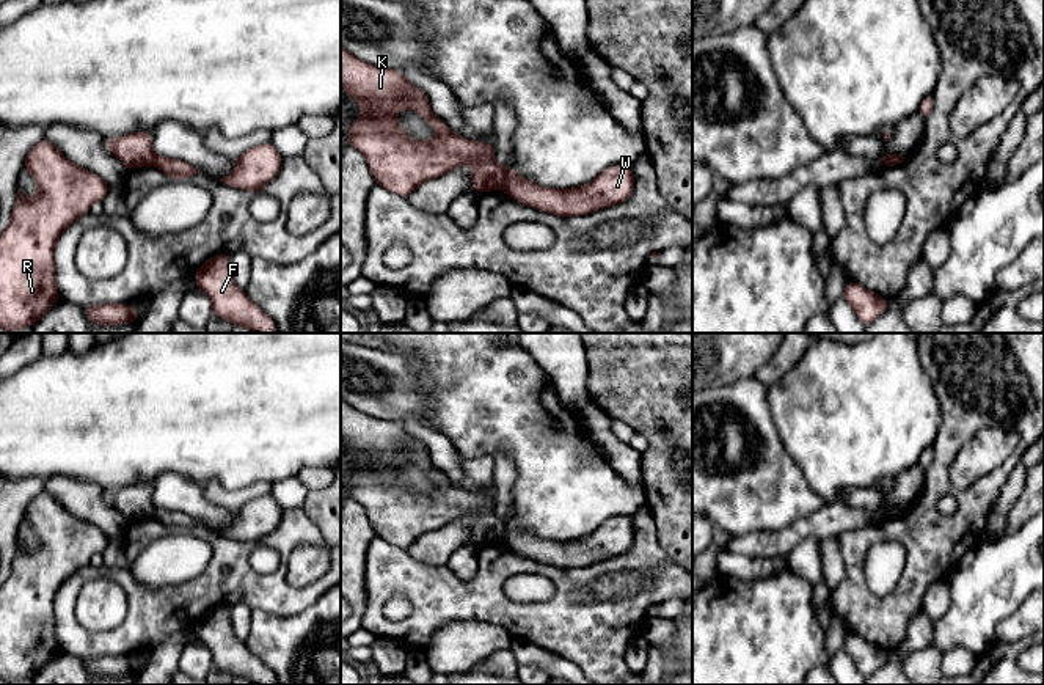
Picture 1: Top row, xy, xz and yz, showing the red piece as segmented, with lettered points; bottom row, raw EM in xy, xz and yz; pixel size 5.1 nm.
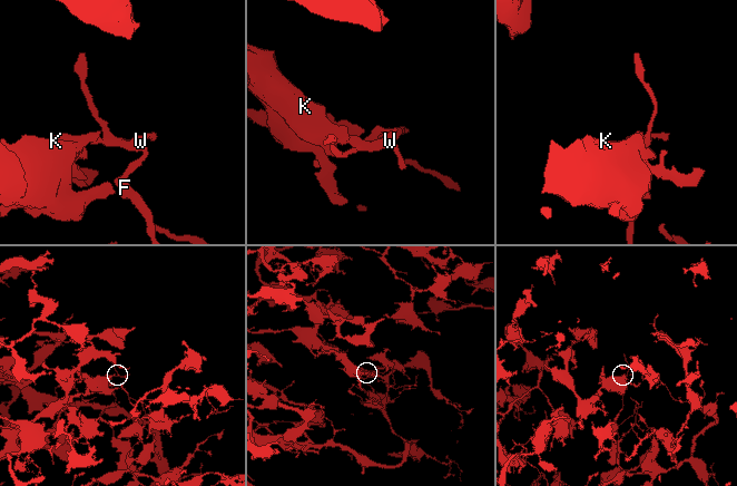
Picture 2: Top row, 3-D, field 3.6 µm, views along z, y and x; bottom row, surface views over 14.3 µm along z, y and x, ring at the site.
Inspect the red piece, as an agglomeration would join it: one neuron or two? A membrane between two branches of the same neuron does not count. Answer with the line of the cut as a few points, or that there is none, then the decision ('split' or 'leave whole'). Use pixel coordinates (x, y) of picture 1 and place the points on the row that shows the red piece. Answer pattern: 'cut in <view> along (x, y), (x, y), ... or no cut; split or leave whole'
cut in xz along (507, 170), (507, 179), (503, 187); split

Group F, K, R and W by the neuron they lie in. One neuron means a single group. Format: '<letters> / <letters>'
F W / K R

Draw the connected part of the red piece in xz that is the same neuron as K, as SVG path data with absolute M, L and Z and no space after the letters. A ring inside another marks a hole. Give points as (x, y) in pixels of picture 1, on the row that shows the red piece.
M341 46L341 86L360 102L360 113L367 112L350 124L349 145L364 156L377 185L407 198L419 184L471 163L474 192L504 189L507 168L496 163L495 145L455 135L400 71L369 64ZM402 108L414 108L435 129L430 143L405 137L394 119Z

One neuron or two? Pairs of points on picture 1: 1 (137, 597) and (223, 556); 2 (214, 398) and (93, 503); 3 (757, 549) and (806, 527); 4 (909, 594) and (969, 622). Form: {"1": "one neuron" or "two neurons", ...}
{"1": "one neuron", "2": "two neurons", "3": "one neuron", "4": "two neurons"}

